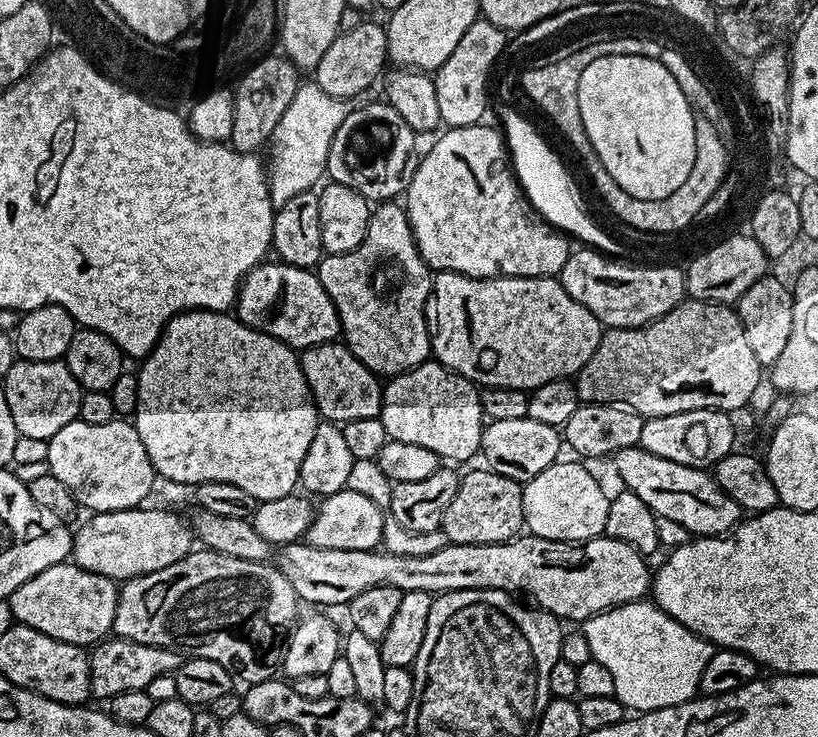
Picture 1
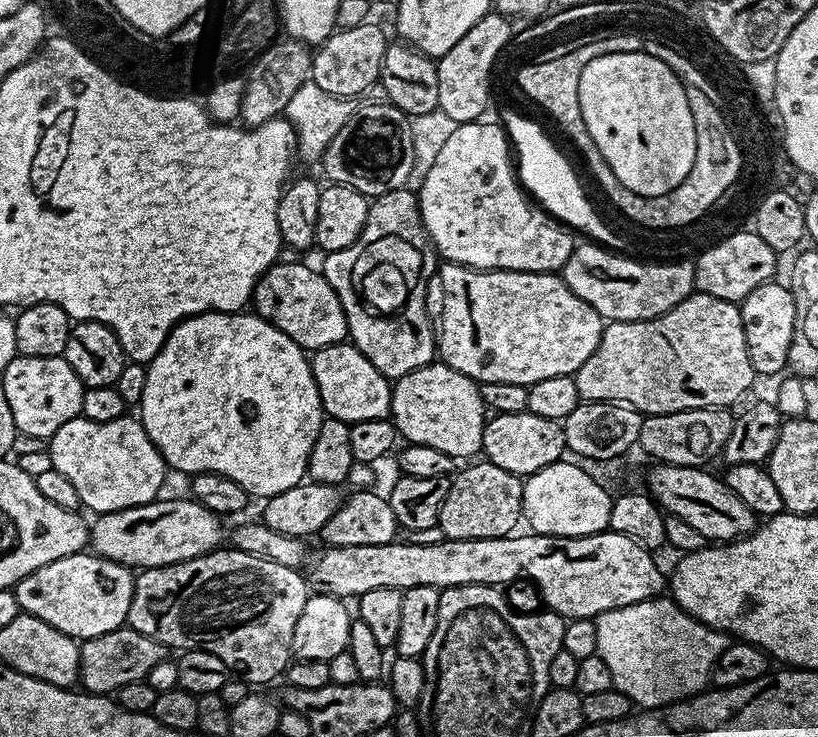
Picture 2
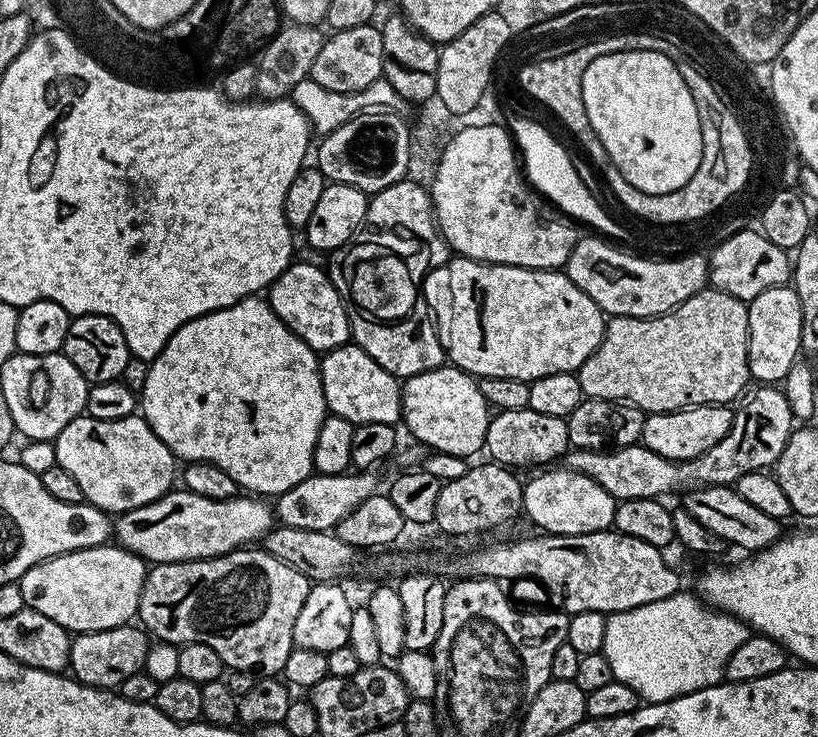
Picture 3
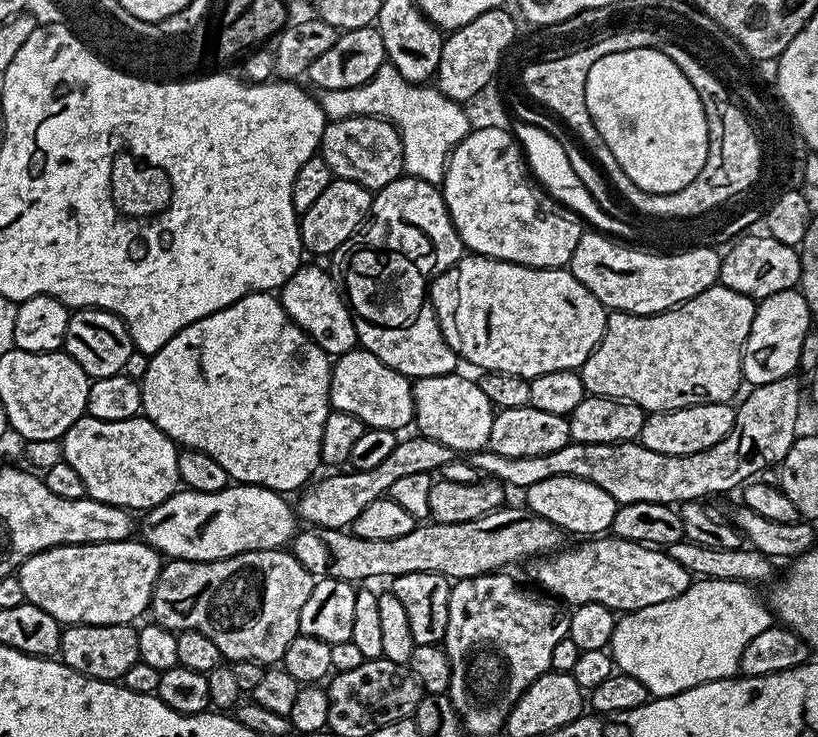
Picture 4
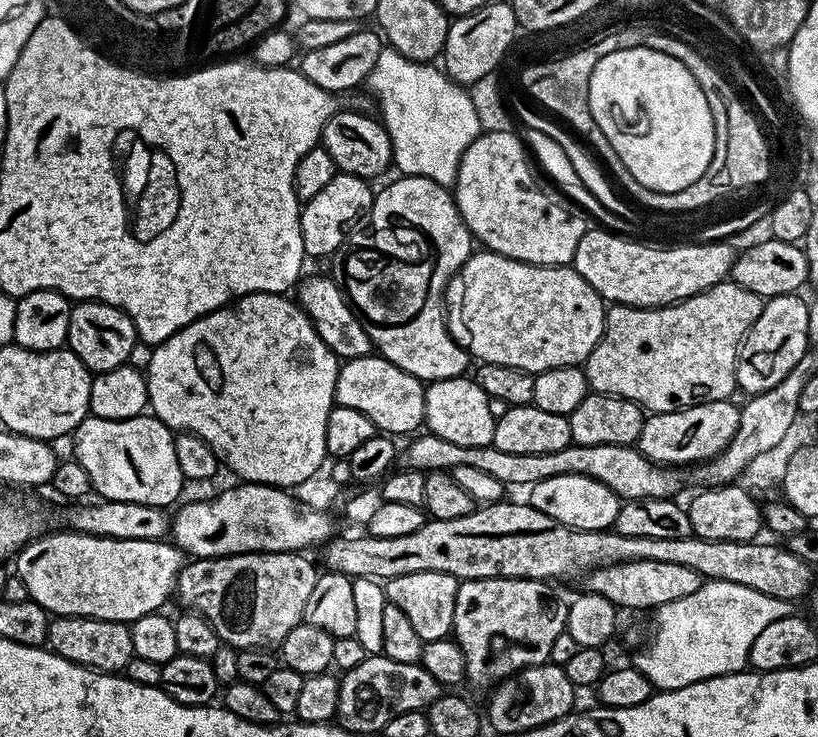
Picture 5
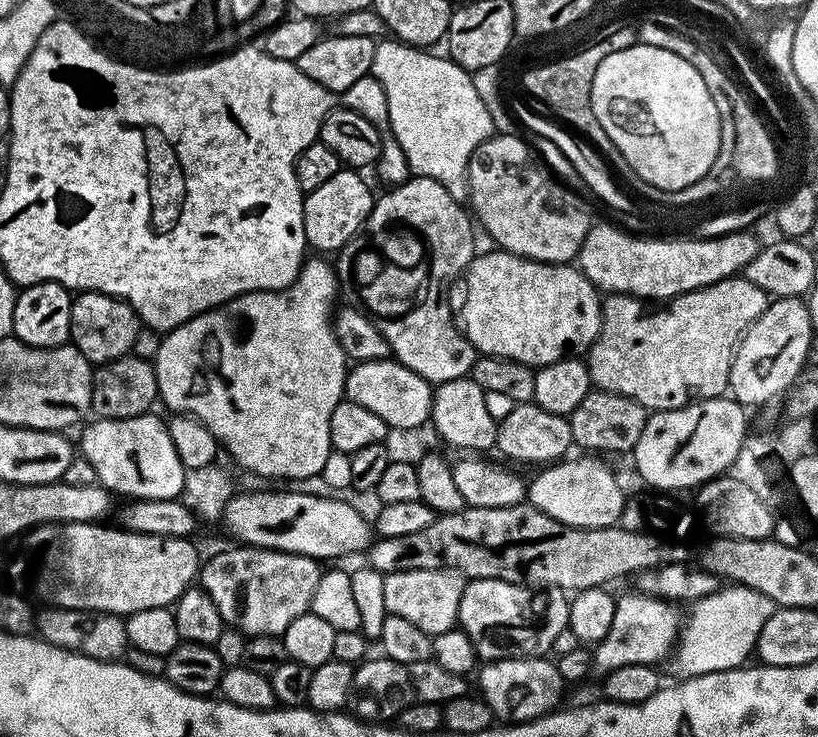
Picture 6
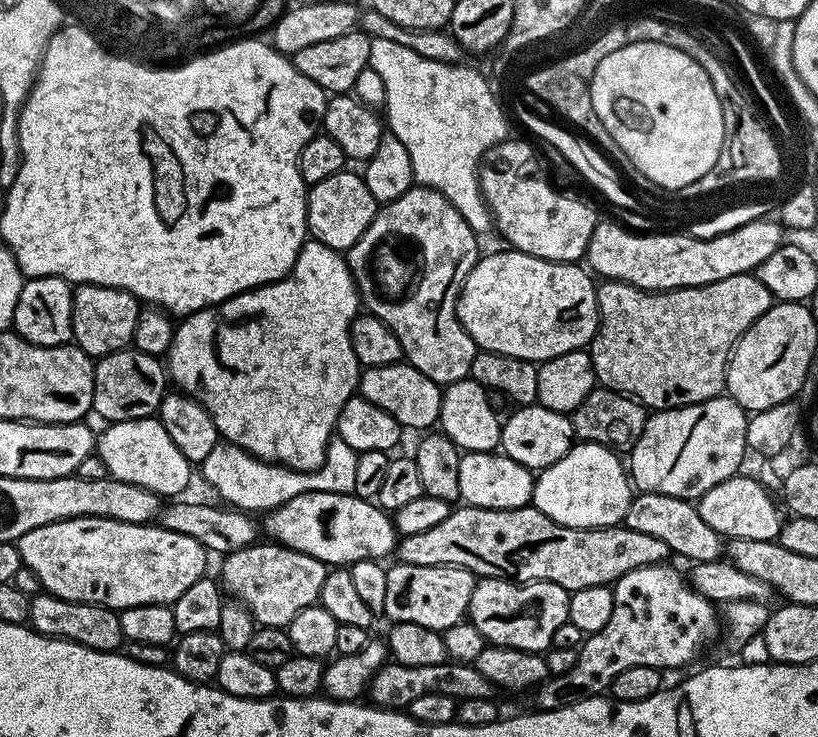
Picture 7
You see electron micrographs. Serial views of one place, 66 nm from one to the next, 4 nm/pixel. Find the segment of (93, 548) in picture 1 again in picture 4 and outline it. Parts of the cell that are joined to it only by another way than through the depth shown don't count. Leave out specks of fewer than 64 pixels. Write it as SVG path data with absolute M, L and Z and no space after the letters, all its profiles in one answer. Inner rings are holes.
M238 484L220 492L177 490L158 506L147 509L142 539L161 557L173 560L221 560L243 552L283 549L298 531L298 516L281 493L260 484Z

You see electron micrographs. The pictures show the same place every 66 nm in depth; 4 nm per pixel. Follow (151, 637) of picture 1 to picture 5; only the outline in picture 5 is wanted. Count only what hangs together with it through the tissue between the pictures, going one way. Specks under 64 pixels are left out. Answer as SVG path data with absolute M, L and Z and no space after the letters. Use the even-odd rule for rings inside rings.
M243 552L237 556L196 558L191 562L185 563L184 567L181 568L180 576L176 580L174 596L177 601L180 599L181 609L191 610L199 614L199 616L206 617L210 622L210 626L214 626L214 630L218 634L220 641L227 645L227 647L237 650L241 648L266 648L272 650L284 641L286 634L290 634L290 630L294 630L296 624L303 621L306 602L310 602L310 594L314 594L318 568L315 568L306 557L307 555L298 552Z

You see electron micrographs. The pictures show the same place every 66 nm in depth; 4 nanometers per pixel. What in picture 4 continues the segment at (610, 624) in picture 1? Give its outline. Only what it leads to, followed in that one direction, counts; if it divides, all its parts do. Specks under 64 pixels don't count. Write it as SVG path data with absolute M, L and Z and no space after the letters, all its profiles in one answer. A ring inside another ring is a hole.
M700 578L689 586L686 594L678 594L678 598L670 598L670 602L658 602L655 606L642 606L642 610L623 613L614 626L610 645L613 665L630 678L638 678L652 698L682 694L682 690L706 682L735 677L740 672L742 650L746 650L762 630L774 624L771 607L765 601L763 604L752 592L755 591L739 580Z

